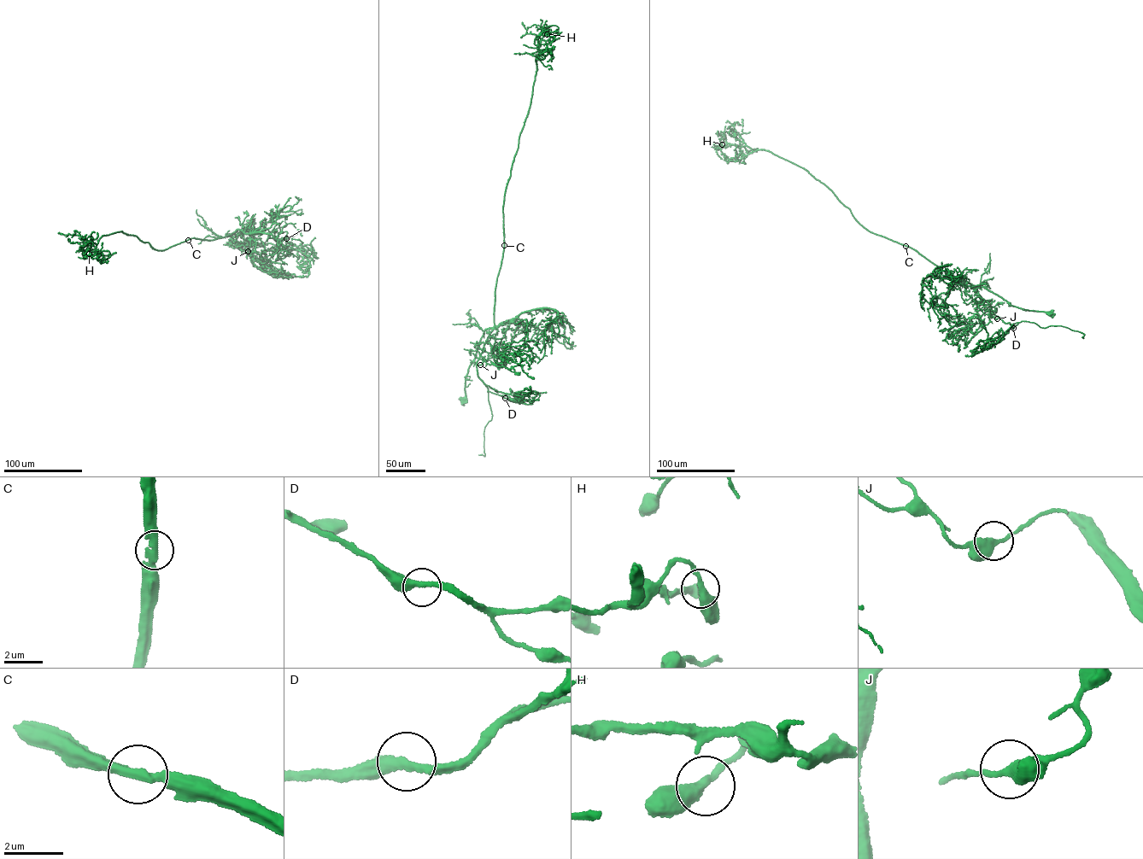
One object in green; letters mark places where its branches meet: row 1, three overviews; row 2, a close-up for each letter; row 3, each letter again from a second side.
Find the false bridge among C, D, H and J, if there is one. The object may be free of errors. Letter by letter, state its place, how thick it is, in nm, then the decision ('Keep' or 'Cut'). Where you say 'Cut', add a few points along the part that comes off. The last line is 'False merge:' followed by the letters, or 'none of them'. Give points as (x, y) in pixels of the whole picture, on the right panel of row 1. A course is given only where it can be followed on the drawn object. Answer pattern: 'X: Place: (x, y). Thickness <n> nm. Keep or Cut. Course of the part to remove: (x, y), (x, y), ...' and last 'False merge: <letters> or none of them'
C: Place: (905, 246). Thickness 340 nm. Keep
D: Place: (1013, 328). Thickness 360 nm. Keep
H: Place: (722, 144). Thickness 360 nm. Keep
J: Place: (997, 318). Thickness 380 nm. Keep
False merge: none of them

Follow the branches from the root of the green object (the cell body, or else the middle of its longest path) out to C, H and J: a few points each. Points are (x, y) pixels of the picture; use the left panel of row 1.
C: (251, 222), (237, 236), (226, 234), (231, 235), (210, 241), (188, 240)
H: (251, 222), (237, 236), (192, 238), (161, 251), (117, 232), (101, 236), (84, 256), (89, 254)
J: (251, 222), (237, 236), (225, 234), (240, 244), (243, 251), (248, 251)

